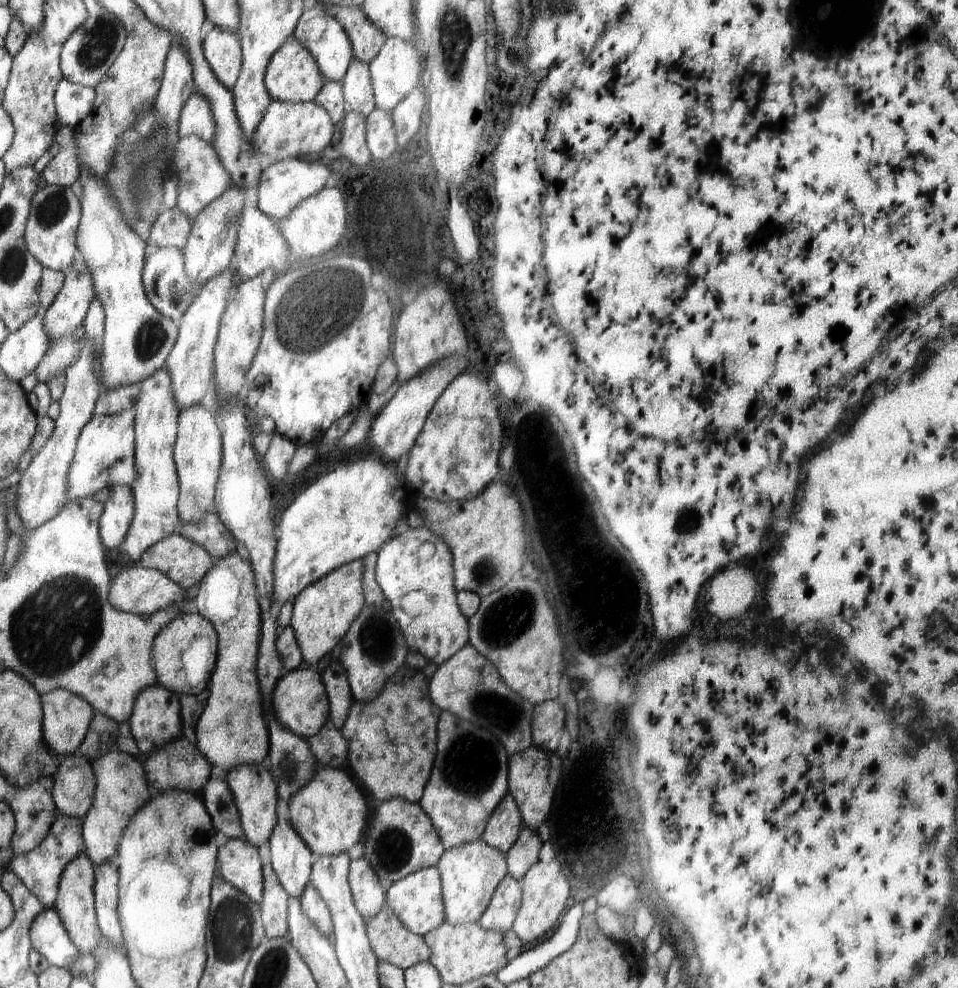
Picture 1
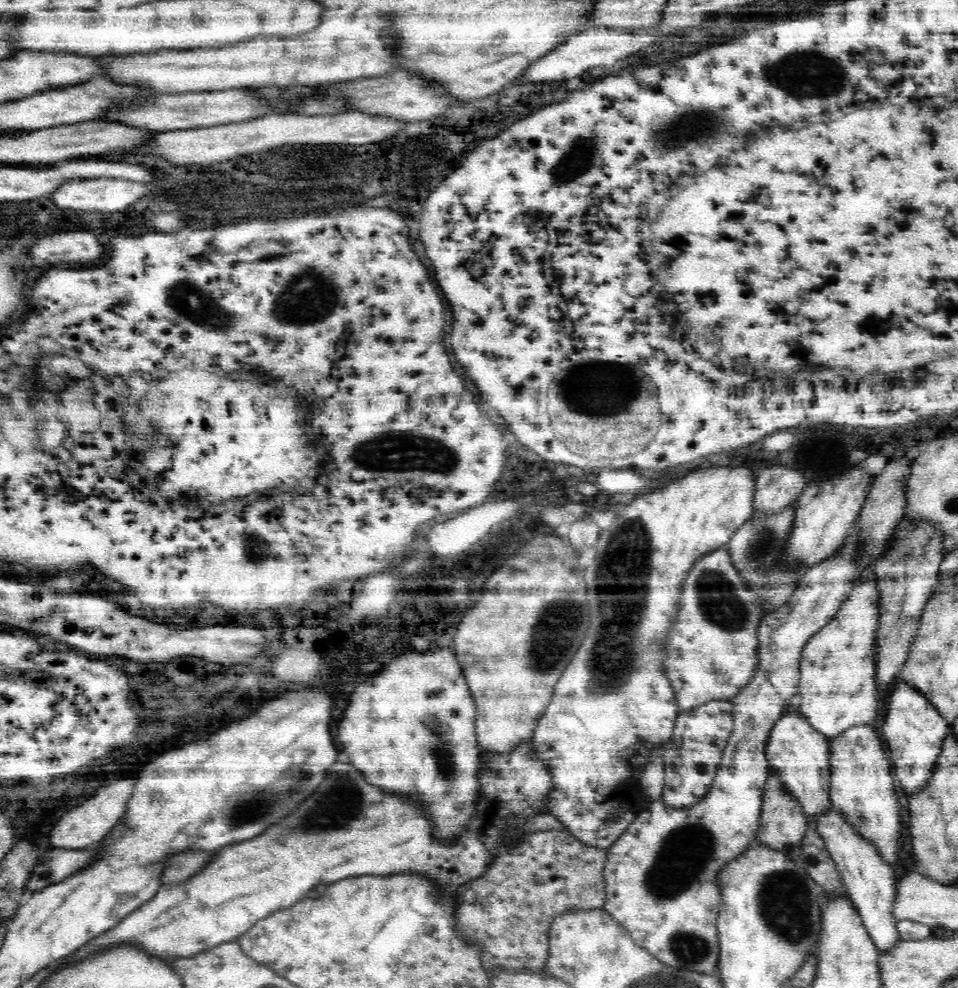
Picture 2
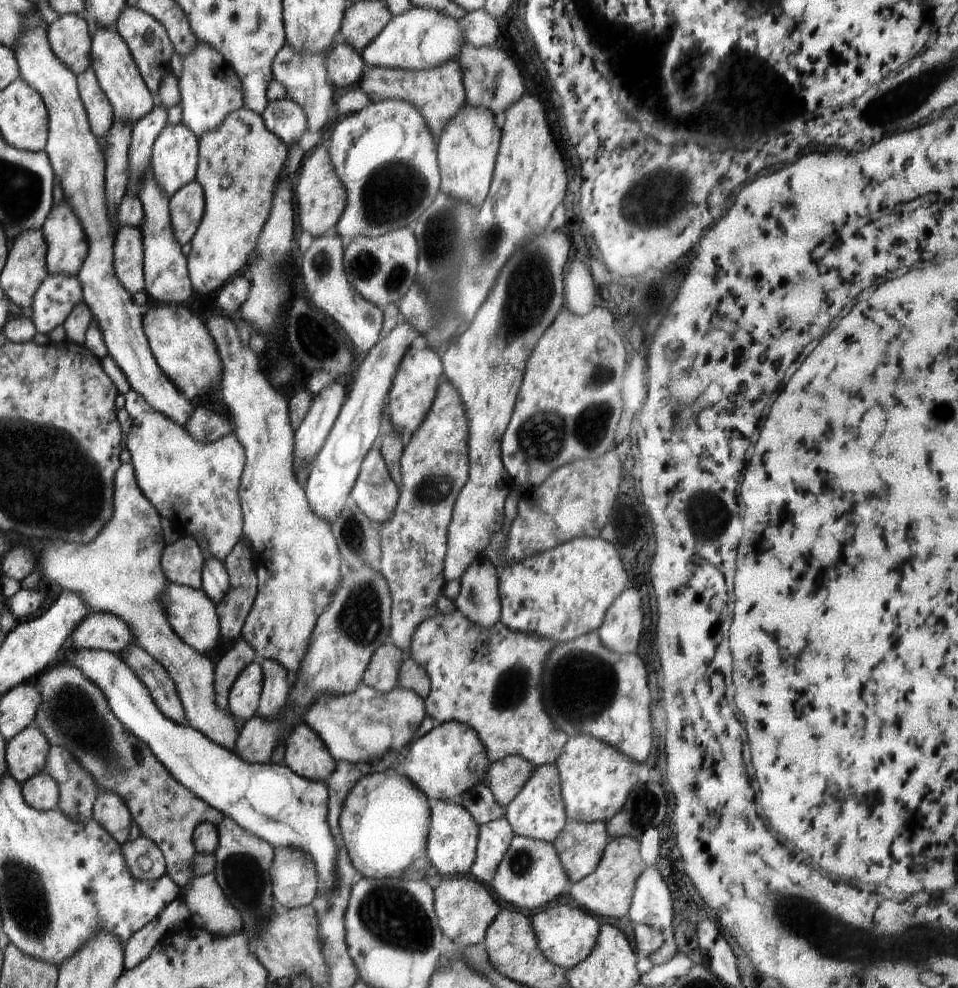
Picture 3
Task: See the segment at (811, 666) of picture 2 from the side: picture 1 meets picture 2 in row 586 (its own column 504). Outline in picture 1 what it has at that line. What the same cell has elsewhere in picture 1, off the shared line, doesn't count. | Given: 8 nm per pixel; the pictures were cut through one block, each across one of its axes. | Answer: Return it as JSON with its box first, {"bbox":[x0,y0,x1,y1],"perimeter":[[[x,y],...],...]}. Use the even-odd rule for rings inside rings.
{"bbox":[436,838,509,927],"perimeter":[[[482,838],[445,849],[436,867],[441,874],[445,922],[457,927],[479,922],[500,881],[509,873],[507,853],[503,853],[501,850],[488,845]]]}

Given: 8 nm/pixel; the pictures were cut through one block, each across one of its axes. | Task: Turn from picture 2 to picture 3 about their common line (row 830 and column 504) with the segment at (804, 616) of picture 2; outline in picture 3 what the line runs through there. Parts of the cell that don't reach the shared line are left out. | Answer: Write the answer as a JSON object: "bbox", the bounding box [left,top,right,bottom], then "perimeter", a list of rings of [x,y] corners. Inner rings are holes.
{"bbox":[404,609,569,768],"perimeter":[[[454,609],[447,615],[436,612],[420,622],[414,631],[407,654],[404,655],[415,660],[427,672],[430,692],[428,698],[425,698],[425,711],[436,724],[456,721],[471,726],[486,747],[490,764],[516,755],[538,768],[555,764],[569,739],[553,723],[541,701],[540,674],[555,646],[554,641],[534,633],[507,629],[500,620],[489,627],[481,627],[467,619],[458,609]]]}

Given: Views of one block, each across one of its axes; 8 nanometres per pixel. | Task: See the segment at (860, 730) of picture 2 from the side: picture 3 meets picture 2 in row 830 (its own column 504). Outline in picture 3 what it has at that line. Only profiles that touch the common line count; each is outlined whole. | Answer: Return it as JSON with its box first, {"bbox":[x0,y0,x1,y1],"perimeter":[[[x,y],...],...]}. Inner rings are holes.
{"bbox":[491,835,569,910],"perimeter":[[[514,835],[498,865],[491,886],[506,902],[524,910],[538,910],[564,893],[568,883],[569,876],[563,868],[553,843]]]}

